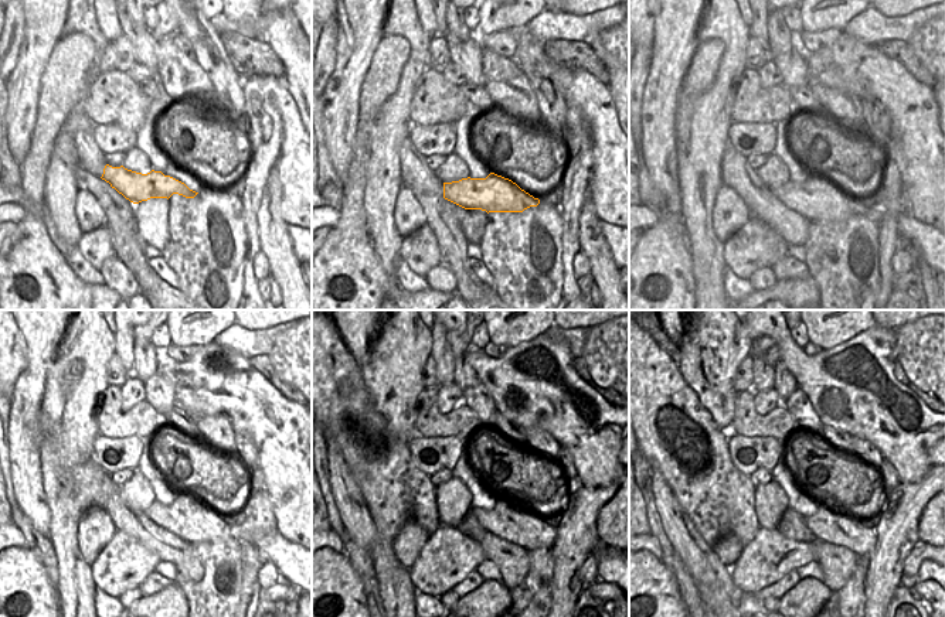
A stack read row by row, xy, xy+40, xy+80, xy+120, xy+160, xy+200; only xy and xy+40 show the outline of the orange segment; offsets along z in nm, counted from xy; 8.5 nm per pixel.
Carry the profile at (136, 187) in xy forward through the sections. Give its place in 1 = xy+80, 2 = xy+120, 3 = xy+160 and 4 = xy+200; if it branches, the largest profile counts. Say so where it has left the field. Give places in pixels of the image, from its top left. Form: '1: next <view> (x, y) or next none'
1: next xy+80 (816, 198)
2: next xy+120 (189, 518)
3: next xy+160 (505, 521)
4: next xy+200 (826, 524)

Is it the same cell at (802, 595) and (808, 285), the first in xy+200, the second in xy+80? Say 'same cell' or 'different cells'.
same cell

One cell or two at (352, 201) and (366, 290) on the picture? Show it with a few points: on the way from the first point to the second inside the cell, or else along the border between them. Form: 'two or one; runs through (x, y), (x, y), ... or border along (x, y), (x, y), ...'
one; runs through (352, 224), (352, 268)

